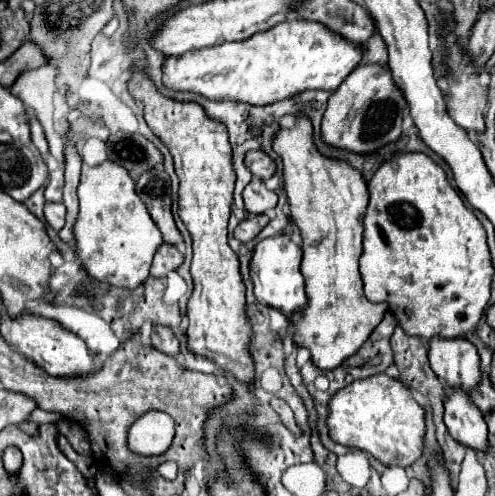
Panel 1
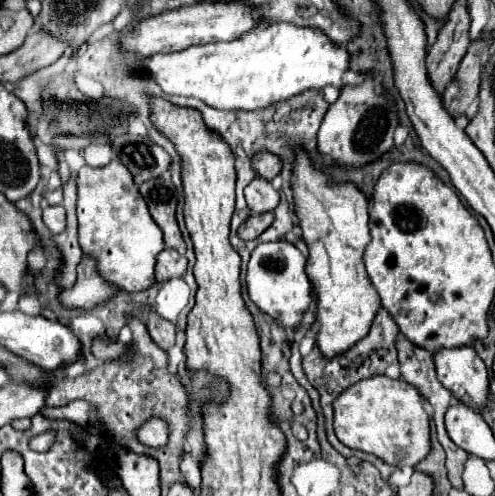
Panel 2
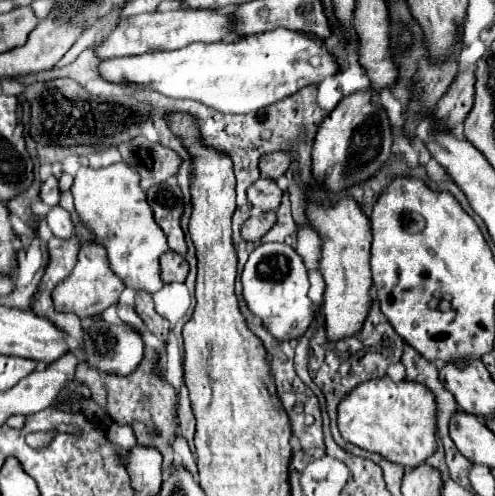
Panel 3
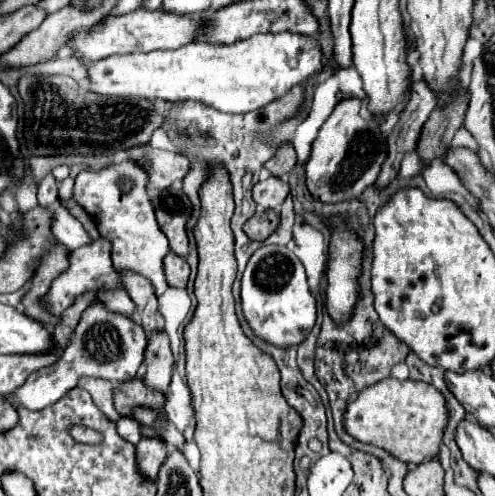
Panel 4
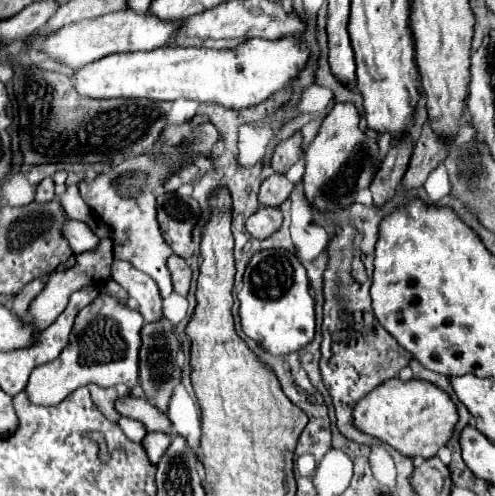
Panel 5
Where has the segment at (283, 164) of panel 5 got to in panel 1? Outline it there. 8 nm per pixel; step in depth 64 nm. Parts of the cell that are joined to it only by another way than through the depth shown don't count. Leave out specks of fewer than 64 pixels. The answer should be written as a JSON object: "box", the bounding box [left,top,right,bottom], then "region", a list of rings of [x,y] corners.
{"box":[244,152,276,181],"region":[[[248,152],[244,156],[244,164],[252,172],[254,178],[260,178],[263,181],[272,178],[276,172],[274,160],[270,156],[266,156],[264,152]]]}

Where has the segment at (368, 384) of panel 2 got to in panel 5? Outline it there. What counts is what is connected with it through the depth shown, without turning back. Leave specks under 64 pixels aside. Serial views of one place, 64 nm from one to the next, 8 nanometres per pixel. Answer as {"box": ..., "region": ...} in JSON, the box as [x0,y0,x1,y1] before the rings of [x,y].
{"box":[352,378,456,460],"region":[[[392,378],[380,384],[376,392],[368,392],[368,396],[356,404],[356,412],[352,412],[352,416],[360,432],[392,446],[402,456],[414,460],[436,456],[438,448],[450,440],[456,424],[456,406],[444,390],[426,380],[412,378],[402,382],[400,378]]]}

